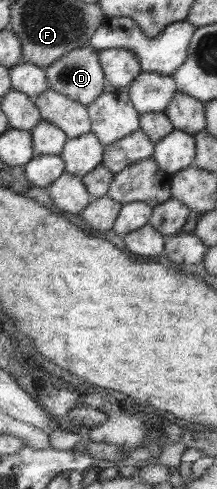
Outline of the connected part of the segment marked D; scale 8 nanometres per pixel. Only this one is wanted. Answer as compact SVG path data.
M89 45L77 47L66 55L59 57L54 63L43 68L47 77L48 88L56 93L65 95L72 101L78 102L86 107L92 103L104 91L104 76L102 68L98 63L98 51Z

